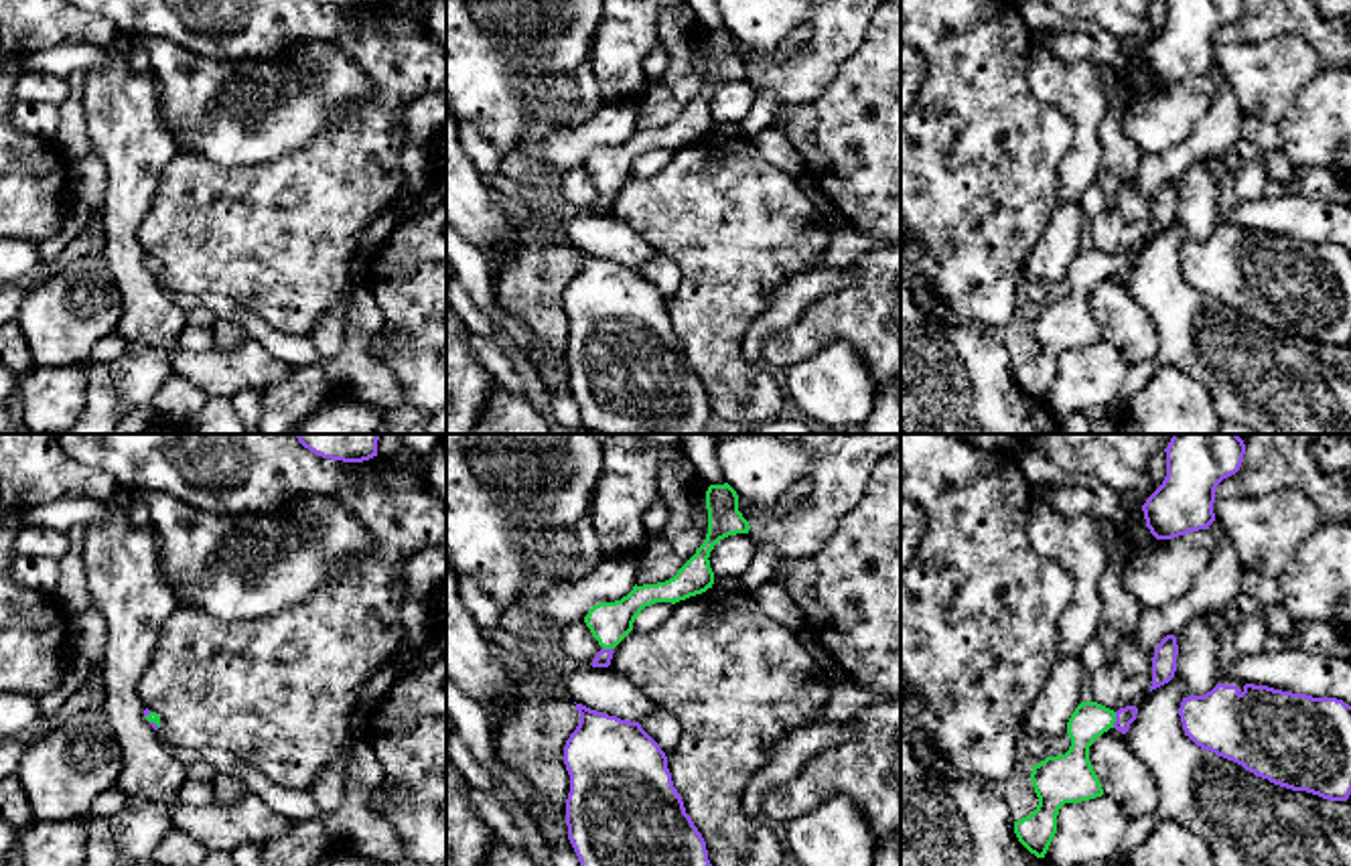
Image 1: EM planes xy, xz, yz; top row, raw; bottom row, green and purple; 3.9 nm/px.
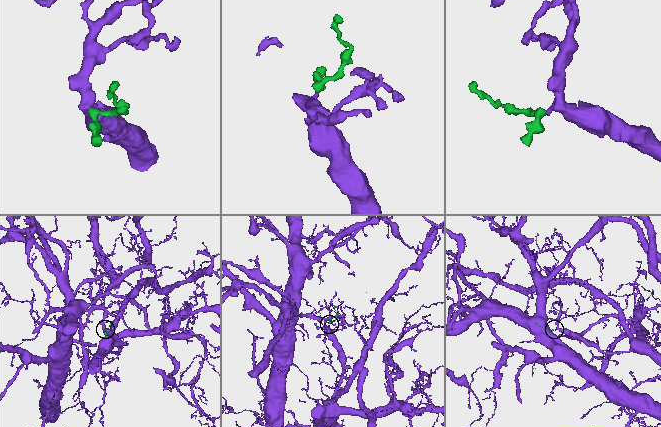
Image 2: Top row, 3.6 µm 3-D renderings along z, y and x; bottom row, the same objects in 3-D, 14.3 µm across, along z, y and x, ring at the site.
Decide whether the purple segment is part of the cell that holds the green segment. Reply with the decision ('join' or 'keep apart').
join

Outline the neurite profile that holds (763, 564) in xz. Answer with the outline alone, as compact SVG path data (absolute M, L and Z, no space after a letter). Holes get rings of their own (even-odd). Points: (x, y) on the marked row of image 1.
M759 546L749 570L738 576L740 592L755 594L765 582L769 582L777 568L777 554L773 546Z

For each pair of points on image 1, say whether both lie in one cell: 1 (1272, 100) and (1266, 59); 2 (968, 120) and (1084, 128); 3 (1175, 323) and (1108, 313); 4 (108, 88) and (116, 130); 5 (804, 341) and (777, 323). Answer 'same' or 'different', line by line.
1: same
2: different
3: different
4: same
5: different

